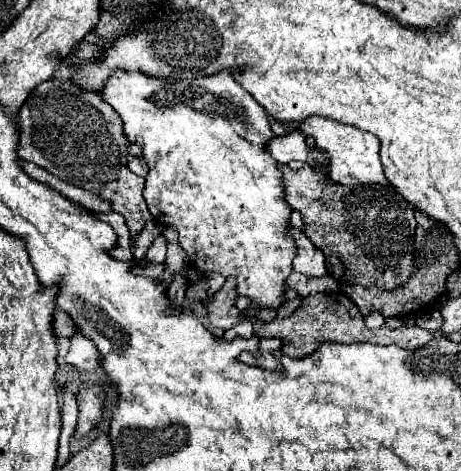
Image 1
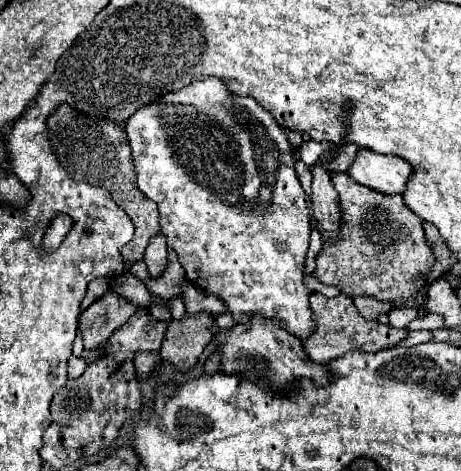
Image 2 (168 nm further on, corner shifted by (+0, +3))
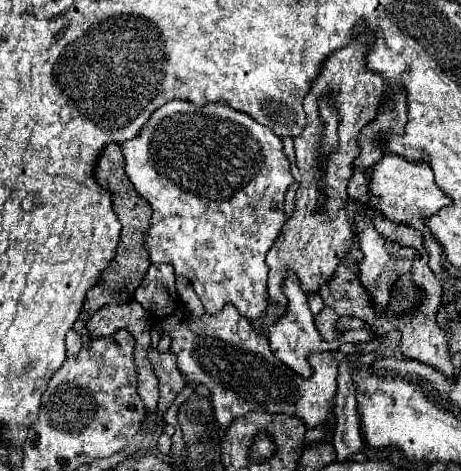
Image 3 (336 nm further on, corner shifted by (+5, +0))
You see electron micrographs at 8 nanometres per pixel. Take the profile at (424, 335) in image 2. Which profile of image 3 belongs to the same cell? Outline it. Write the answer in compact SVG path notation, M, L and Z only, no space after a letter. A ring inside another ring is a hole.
M152 263L134 297L156 319L158 327L162 325L162 331L172 335L170 351L178 355L180 371L186 375L188 383L202 383L210 389L214 415L220 427L228 427L236 417L242 417L250 411L284 413L300 417L308 429L318 427L328 419L330 403L336 395L336 367L342 361L356 363L358 367L370 365L380 357L376 352L368 355L344 355L340 351L314 353L310 357L314 373L312 377L304 379L274 357L268 337L256 333L254 325L230 303L218 315L204 315L202 319L192 321L186 315L186 307L178 299L174 281L176 275L170 263Z

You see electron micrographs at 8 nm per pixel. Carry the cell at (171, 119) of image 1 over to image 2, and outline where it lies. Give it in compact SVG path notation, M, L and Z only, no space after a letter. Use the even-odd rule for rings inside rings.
M207 78L201 82L193 82L177 92L171 92L167 96L163 96L161 100L157 100L155 104L149 104L147 108L141 108L139 112L135 112L135 116L131 116L131 122L127 122L127 138L129 138L129 146L133 150L133 164L137 170L137 188L159 206L159 224L161 224L161 232L167 238L167 246L169 250L173 250L179 256L179 262L183 264L185 276L191 284L195 284L197 288L201 288L207 294L213 294L217 298L221 298L227 306L227 310L233 314L235 322L243 322L249 324L249 316L251 314L263 314L265 318L277 318L285 322L285 328L295 334L301 340L307 340L313 332L315 332L315 322L313 322L313 312L309 306L309 296L311 290L305 286L303 278L303 266L305 266L305 256L307 256L307 248L309 248L309 208L305 202L305 192L297 180L295 174L295 156L291 150L291 144L287 140L287 132L275 122L275 118L261 108L261 104L257 104L255 100L251 100L249 96L235 96L227 90L227 86L219 80L219 78Z

